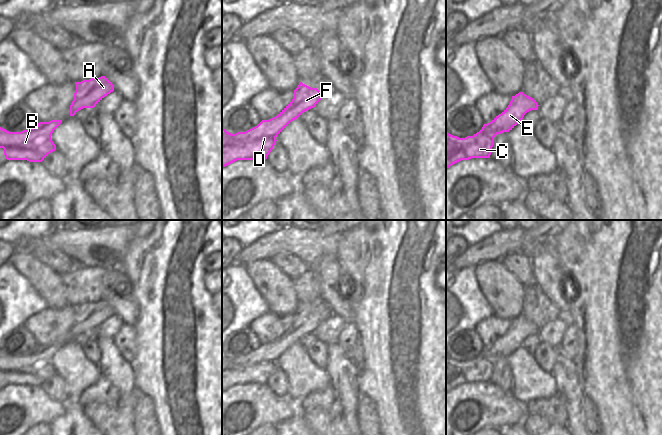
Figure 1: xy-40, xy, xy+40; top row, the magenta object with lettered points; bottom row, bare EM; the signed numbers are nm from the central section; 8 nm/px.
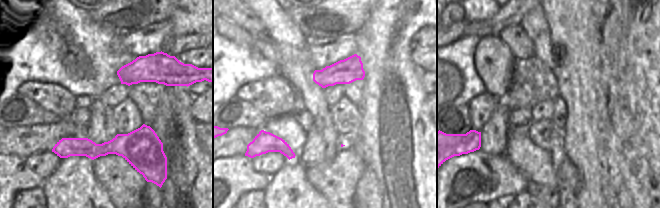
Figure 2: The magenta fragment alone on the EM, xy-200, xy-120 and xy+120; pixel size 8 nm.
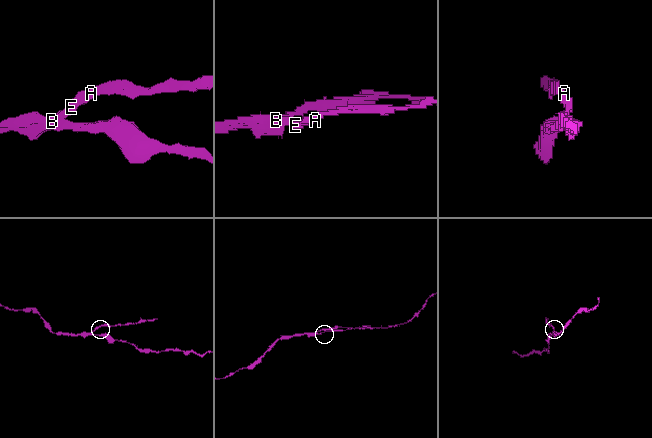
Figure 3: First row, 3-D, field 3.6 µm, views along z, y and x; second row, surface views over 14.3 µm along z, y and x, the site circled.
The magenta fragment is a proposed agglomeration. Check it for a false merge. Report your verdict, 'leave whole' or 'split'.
leave whole

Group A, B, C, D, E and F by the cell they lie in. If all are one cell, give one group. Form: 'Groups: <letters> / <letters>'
Groups: A B C D E F

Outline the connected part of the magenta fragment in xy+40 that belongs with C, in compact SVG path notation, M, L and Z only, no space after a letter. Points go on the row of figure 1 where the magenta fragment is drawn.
M523 92L512 99L508 107L473 136L459 138L446 131L446 169L461 160L471 158L490 158L494 137L509 132L522 122L524 115L531 110L538 110L538 103Z

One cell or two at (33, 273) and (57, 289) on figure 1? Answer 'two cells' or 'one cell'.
one cell

